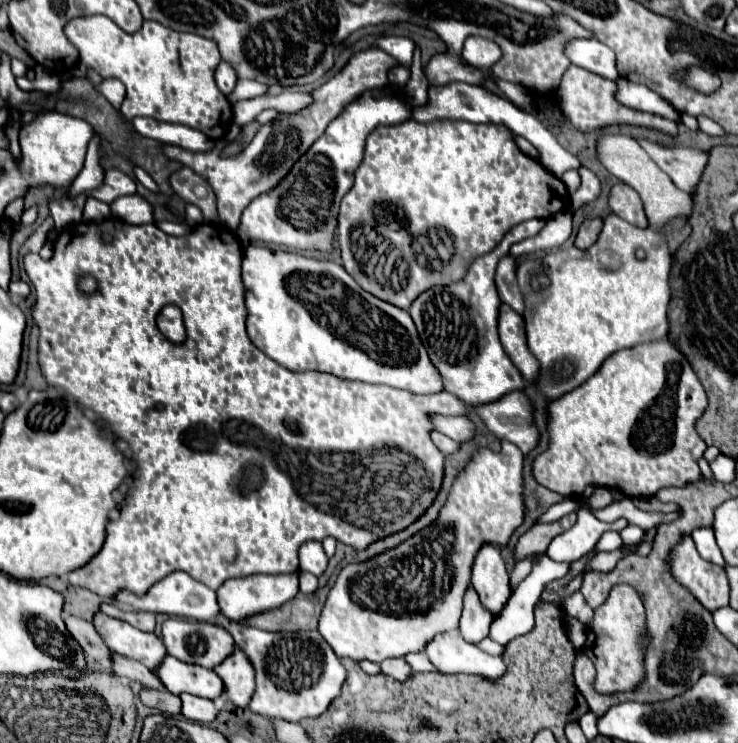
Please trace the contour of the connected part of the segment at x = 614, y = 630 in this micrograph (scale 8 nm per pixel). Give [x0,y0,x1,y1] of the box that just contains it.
[582,584,650,694]

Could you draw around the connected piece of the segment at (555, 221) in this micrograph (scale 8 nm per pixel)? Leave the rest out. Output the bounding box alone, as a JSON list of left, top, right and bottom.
[510,212,572,258]

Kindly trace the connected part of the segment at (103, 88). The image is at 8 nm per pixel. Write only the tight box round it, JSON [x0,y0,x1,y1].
[97,78,126,108]

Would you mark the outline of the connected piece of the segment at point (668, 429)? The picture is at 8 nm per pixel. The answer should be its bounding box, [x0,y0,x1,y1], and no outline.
[532,338,706,498]

